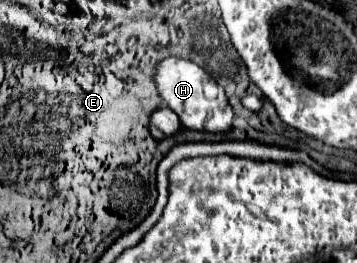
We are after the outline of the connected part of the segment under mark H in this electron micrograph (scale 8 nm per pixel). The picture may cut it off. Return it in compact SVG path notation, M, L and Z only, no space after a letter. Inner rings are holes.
M169 56L157 62L153 82L161 100L179 116L183 126L193 130L209 130L209 132L225 132L231 128L233 108L229 106L223 88L215 84L215 80L195 62Z

